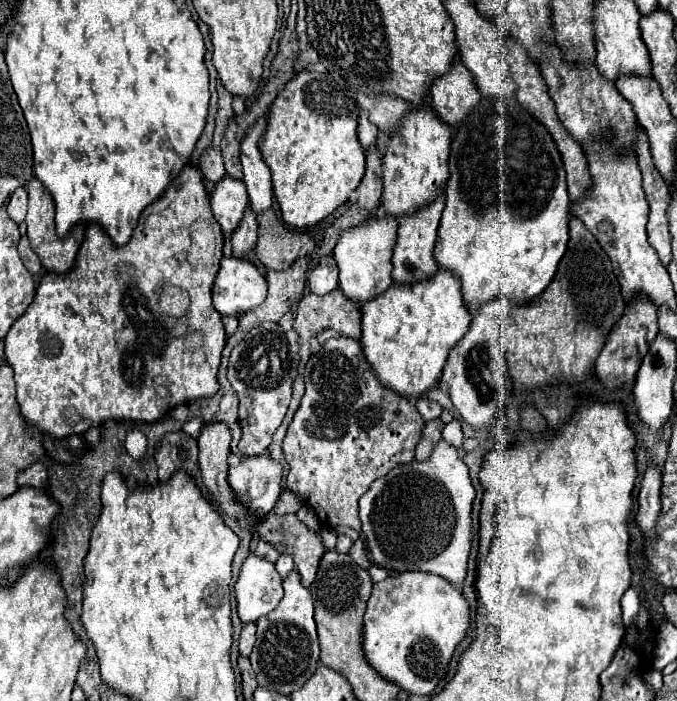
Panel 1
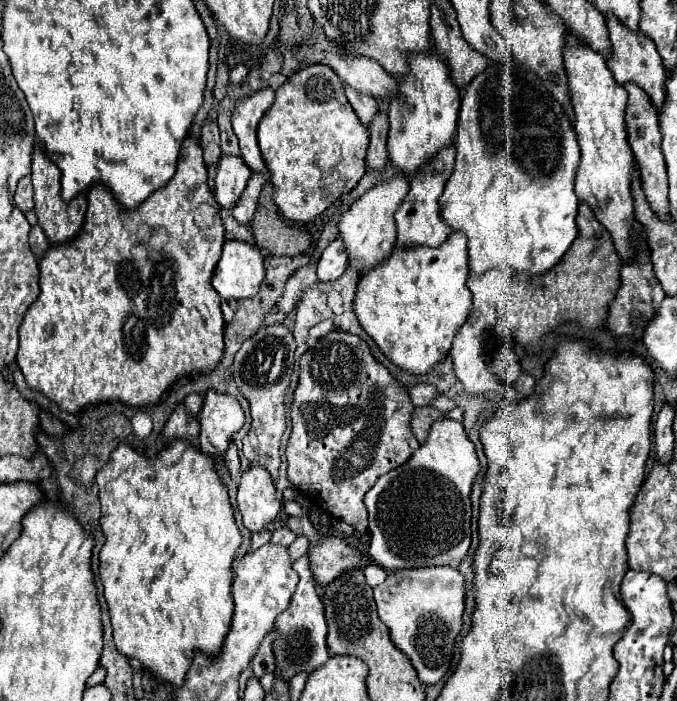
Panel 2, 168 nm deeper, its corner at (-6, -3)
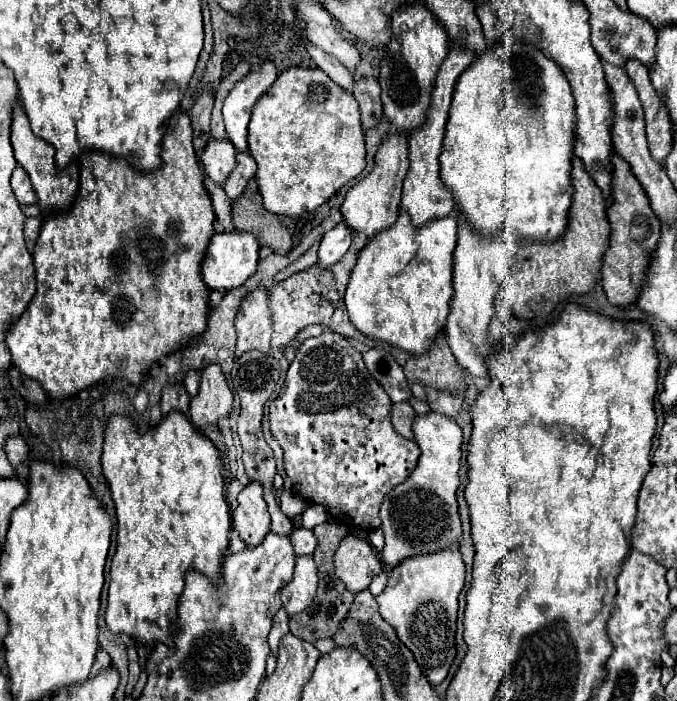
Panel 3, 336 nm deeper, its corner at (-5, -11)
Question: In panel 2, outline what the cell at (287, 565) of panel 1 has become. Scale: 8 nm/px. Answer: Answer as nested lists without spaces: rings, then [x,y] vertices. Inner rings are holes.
[[[298,536],[290,546],[288,546],[288,554],[290,554],[290,558],[292,560],[296,560],[296,558],[300,558],[300,556],[304,556],[306,552],[308,552],[308,546],[310,546],[310,542],[308,542],[308,538],[304,538],[304,536]]]

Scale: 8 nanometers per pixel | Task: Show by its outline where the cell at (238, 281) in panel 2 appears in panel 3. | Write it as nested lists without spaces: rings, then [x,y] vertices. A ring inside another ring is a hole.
[[[223,232],[223,234],[213,234],[207,256],[203,260],[203,280],[211,290],[217,290],[221,294],[243,286],[257,270],[259,264],[259,244],[257,238],[251,234],[241,234],[241,232]]]

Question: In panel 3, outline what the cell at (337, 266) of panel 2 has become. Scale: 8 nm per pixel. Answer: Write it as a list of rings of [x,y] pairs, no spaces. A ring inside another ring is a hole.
[[[339,224],[333,230],[329,230],[323,236],[321,246],[319,246],[321,268],[323,270],[333,268],[343,258],[343,254],[349,250],[349,246],[351,246],[351,232],[347,232],[345,224]]]

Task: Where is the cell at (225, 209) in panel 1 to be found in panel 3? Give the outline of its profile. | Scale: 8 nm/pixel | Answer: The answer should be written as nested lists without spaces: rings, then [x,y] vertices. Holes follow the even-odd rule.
[[[209,140],[205,152],[201,154],[205,174],[219,186],[223,186],[229,174],[237,166],[237,152],[229,140]]]

